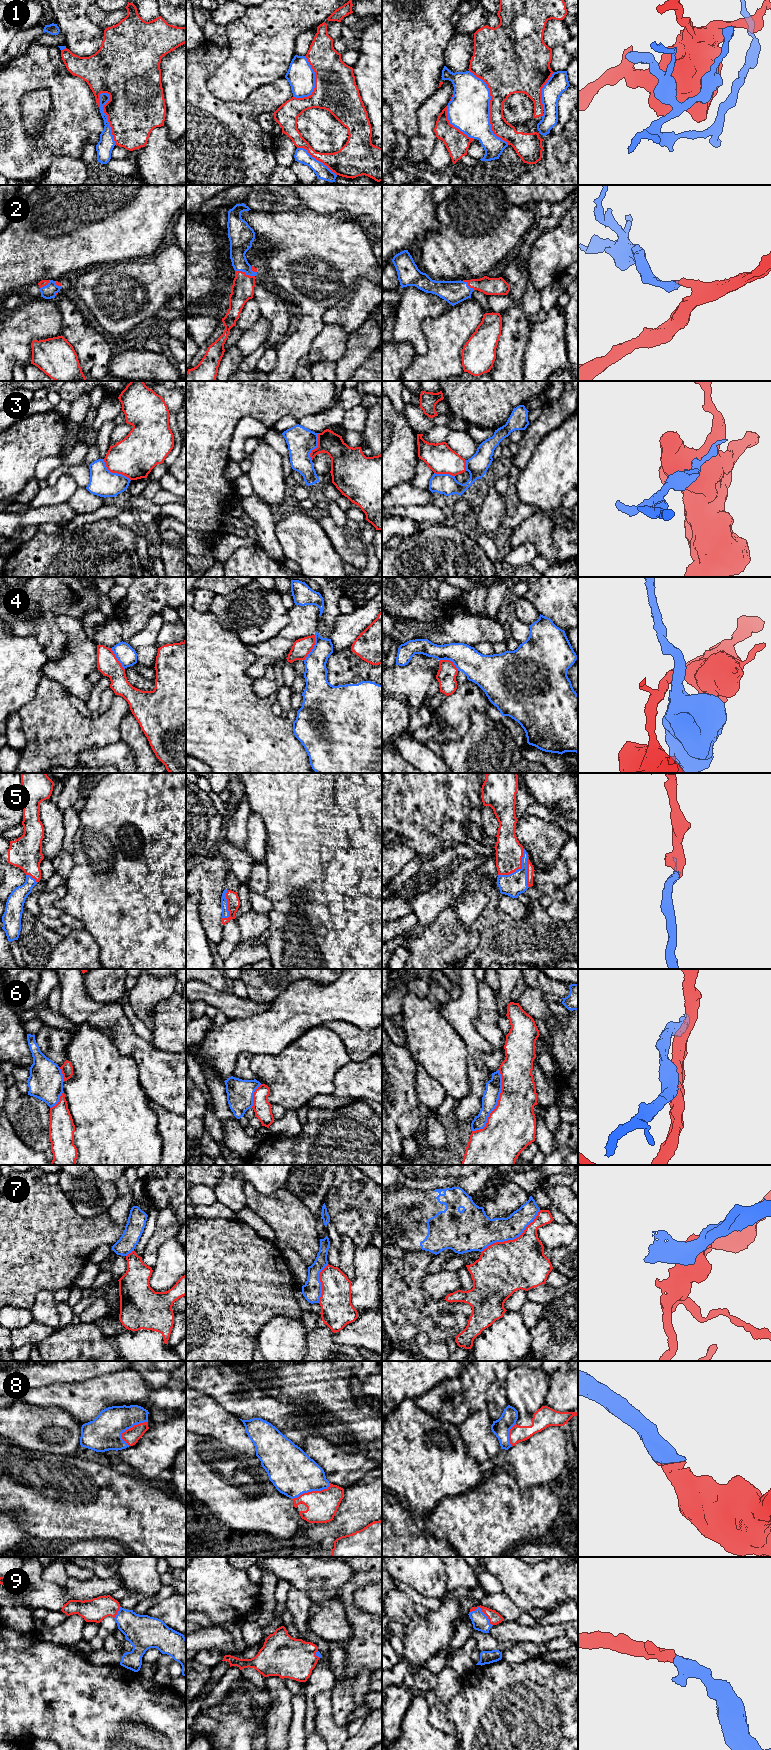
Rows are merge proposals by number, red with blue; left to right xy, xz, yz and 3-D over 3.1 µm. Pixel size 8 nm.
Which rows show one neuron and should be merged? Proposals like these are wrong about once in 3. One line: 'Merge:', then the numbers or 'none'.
Merge: 2, 5, 8, 9

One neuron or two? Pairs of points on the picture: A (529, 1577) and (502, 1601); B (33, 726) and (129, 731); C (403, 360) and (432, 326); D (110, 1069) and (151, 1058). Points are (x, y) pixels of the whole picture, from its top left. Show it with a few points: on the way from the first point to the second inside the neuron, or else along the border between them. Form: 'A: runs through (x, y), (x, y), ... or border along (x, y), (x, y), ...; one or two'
A: border along (502, 1591), (522, 1611); two
B: border along (127, 715), (120, 723), (120, 739); two
C: border along (415, 355), (412, 362), (403, 370); two
D: border along (117, 1047), (134, 1060), (141, 1085); two

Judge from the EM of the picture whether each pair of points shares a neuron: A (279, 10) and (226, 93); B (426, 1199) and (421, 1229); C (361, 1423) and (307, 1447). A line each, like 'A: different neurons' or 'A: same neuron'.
A: same neuron
B: same neuron
C: different neurons

